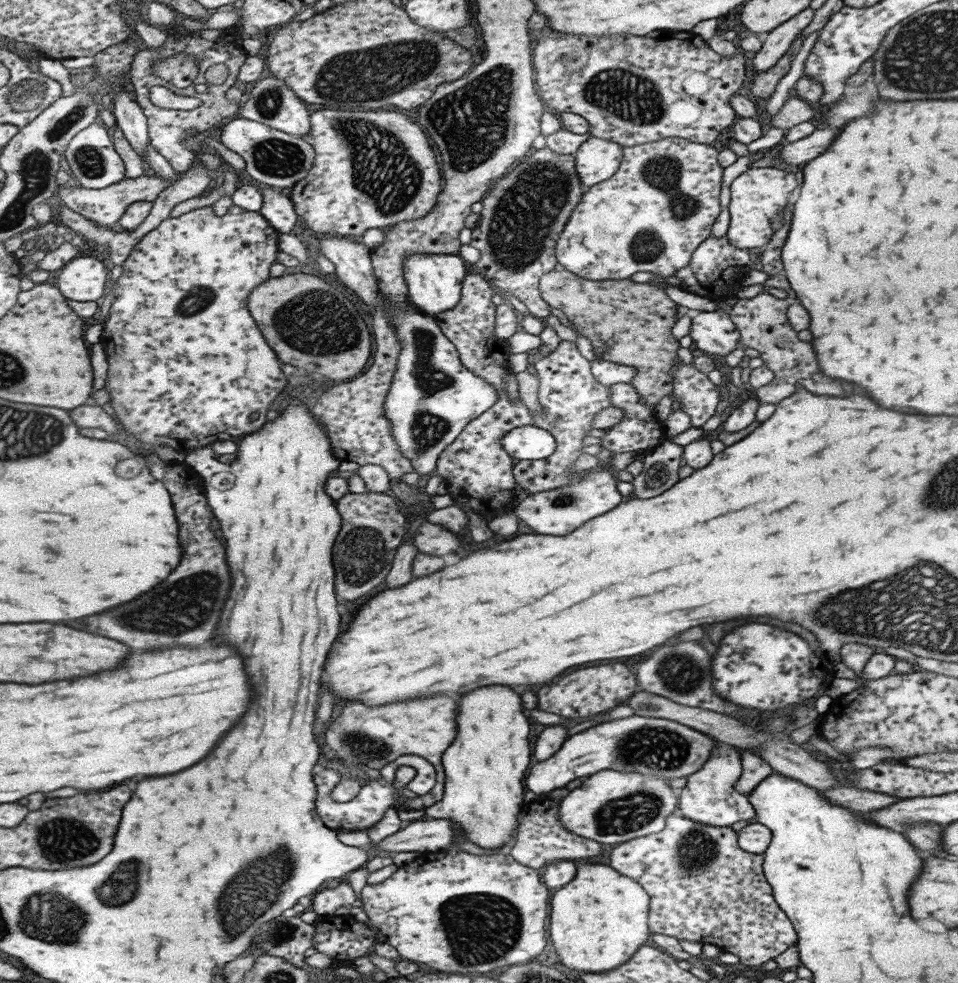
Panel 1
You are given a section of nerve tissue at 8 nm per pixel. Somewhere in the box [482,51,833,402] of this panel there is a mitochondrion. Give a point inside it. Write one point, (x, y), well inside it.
(522, 220)

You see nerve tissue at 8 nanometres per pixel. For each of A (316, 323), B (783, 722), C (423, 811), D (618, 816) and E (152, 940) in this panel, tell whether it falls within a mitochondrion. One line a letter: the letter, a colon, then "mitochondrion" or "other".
A: mitochondrion
B: mitochondrion
C: other
D: mitochondrion
E: other

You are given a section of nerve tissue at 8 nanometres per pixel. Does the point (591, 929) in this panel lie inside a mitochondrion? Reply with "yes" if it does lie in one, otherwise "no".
no

